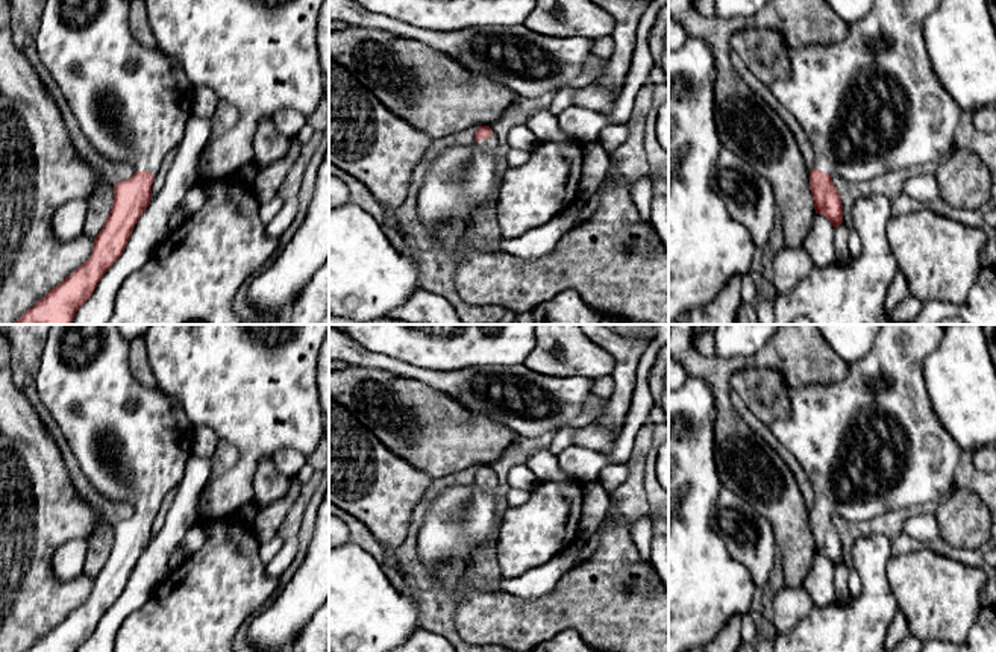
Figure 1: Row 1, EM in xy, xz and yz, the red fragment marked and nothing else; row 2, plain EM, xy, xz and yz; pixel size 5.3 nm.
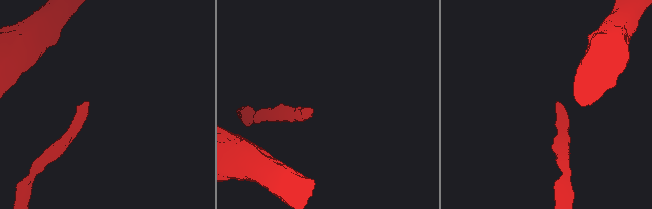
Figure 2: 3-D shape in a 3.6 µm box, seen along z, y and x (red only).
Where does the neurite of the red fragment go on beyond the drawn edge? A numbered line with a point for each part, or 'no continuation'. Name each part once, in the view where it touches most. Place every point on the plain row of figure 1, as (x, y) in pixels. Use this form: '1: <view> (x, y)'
1: xy (132, 443)

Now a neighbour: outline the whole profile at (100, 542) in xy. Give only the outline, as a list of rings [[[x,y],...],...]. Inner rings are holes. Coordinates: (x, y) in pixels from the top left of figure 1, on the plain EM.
[[[99,525],[86,543],[88,550],[82,575],[96,578],[105,564],[105,558],[111,552],[114,543],[114,526]]]

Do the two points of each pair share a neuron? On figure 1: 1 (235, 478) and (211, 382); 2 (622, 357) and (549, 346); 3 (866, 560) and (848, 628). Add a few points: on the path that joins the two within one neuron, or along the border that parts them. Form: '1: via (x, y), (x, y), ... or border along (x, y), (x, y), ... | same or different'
1: via (247, 454), (247, 419), (235, 407) | same
2: border along (588, 340), (613, 357), (611, 375) | different
3: via (870, 576), (870, 605), (864, 611) | same

